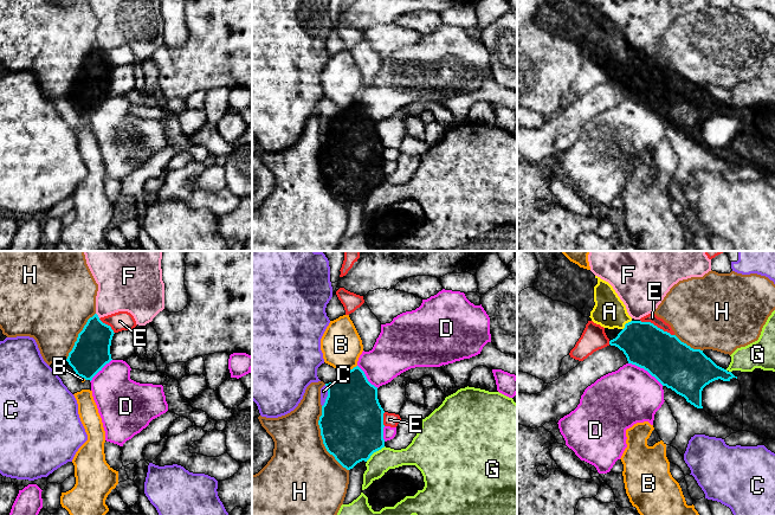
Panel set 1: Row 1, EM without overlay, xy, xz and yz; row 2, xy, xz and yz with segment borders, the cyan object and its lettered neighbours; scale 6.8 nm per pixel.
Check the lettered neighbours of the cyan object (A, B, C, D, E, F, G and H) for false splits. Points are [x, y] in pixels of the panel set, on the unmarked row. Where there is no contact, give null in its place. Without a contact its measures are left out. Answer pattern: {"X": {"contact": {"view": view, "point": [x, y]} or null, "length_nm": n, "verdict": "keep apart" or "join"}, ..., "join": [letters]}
{"A": {"contact": {"view": "yz", "point": [625, 59]}, "length_nm": 90, "verdict": "join"}, "B": {"contact": {"view": "xz", "point": [348, 105]}, "length_nm": 140, "verdict": "keep apart"}, "C": {"contact": {"view": "xz", "point": [328, 130]}, "length_nm": 150, "verdict": "keep apart"}, "D": {"contact": {"view": "yz", "point": [646, 104]}, "length_nm": 280, "verdict": "keep apart"}, "E": {"contact": {"view": "yz", "point": [656, 60]}, "length_nm": 260, "verdict": "keep apart"}, "F": {"contact": {"view": "xy", "point": [97, 50]}, "length_nm": 50, "verdict": "keep apart"}, "G": {"contact": {"view": "xz", "point": [375, 186]}, "length_nm": 170, "verdict": "keep apart"}, "H": {"contact": {"view": "xz", "point": [322, 173]}, "length_nm": 480, "verdict": "keep apart"}, "join": ["A"]}

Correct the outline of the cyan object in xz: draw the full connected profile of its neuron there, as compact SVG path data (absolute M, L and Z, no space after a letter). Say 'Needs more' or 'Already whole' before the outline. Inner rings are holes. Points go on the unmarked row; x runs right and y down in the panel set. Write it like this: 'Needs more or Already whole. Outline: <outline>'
Already whole. Outline: M354 102L334 117L325 118L328 131L322 141L318 160L327 186L347 205L385 182L383 143L377 134L377 122L372 120L364 107Z

